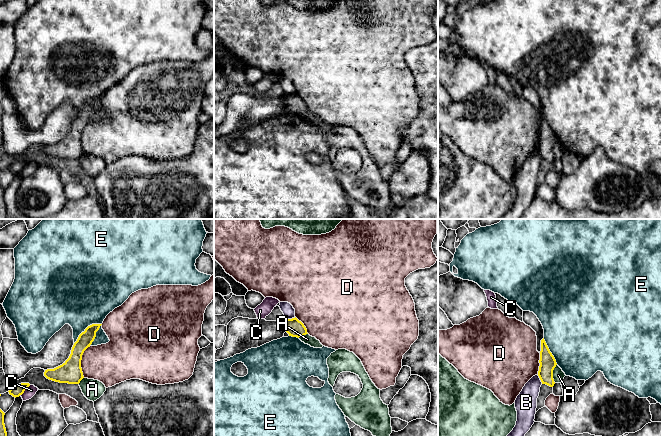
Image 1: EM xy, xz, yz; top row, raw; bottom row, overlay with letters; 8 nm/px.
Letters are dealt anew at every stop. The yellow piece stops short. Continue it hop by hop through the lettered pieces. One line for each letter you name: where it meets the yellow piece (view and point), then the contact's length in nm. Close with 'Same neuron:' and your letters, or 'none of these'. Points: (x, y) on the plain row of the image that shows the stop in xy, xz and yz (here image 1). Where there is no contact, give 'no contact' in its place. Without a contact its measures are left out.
Same neuron: none of these

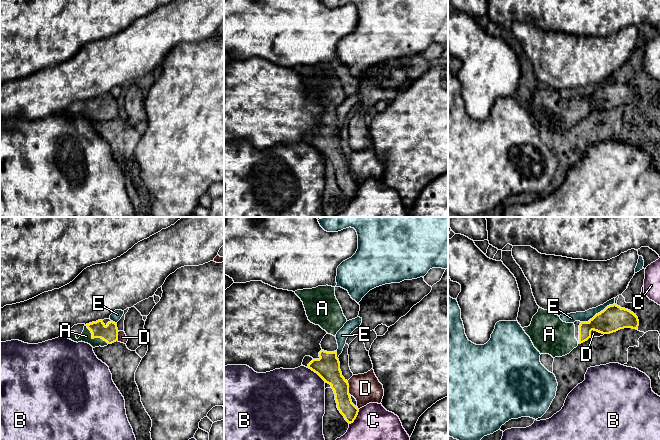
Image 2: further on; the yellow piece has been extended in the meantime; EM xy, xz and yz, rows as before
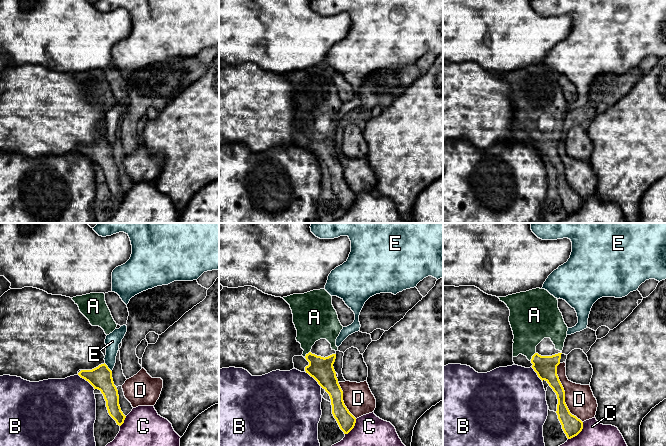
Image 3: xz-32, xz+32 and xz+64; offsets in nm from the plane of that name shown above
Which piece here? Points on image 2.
A: contact xy (94, 113); length 240 nm
Same neuron: A

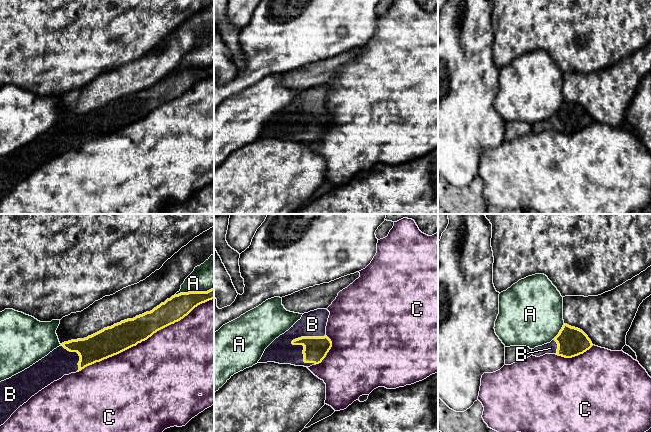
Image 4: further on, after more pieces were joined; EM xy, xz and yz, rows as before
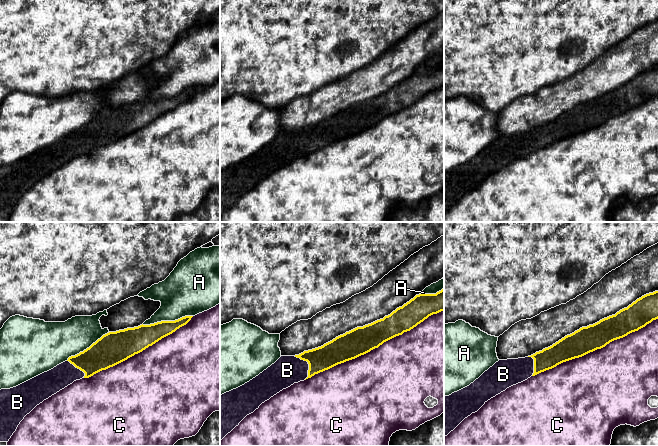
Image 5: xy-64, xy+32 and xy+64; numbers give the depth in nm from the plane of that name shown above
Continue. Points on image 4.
B: contact xz (307, 113); length 280 nm
Same neuron: B

